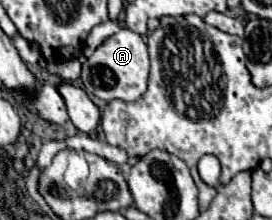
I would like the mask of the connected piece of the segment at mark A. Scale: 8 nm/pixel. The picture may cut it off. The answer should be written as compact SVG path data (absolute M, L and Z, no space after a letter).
M122 27L118 33L104 39L104 43L98 45L96 51L86 59L86 63L82 65L80 79L86 93L94 93L98 99L136 101L146 91L148 69L150 69L150 59L144 39L138 33L130 31L128 27Z

